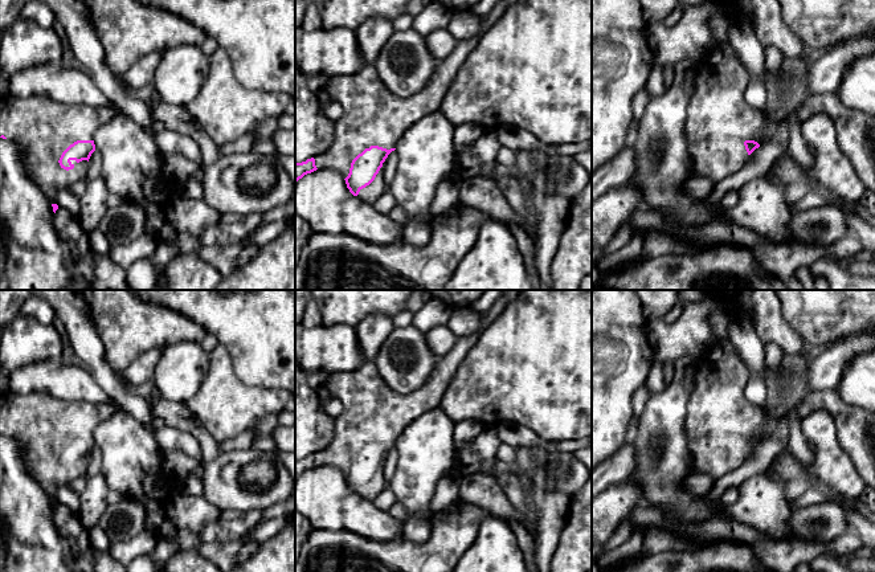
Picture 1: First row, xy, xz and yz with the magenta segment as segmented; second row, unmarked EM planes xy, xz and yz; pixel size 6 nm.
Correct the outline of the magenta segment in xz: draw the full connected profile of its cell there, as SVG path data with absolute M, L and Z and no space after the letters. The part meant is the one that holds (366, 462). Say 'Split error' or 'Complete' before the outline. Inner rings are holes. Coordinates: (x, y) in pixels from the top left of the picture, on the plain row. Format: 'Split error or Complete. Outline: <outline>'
Split error. Outline: M504 290L502 298L486 312L483 312L482 330L467 336L457 336L454 347L437 361L428 381L417 391L401 395L389 388L379 373L373 361L365 361L355 371L332 372L323 387L343 405L343 412L334 418L334 438L322 450L295 459L295 478L316 466L334 466L339 469L353 493L373 500L387 485L380 465L388 452L396 446L398 437L417 417L438 408L441 400L459 364L475 344L481 332L499 316L506 306L518 297L519 290Z

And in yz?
Split error. Outline: M715 342L696 358L695 381L690 393L684 432L692 455L692 471L714 479L740 467L749 452L760 444L752 434L769 417L765 406L752 404L745 396L748 371L731 342Z

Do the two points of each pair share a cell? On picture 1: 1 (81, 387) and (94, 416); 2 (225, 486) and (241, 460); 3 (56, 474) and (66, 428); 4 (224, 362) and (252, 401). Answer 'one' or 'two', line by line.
1: two
2: one
3: one
4: one

